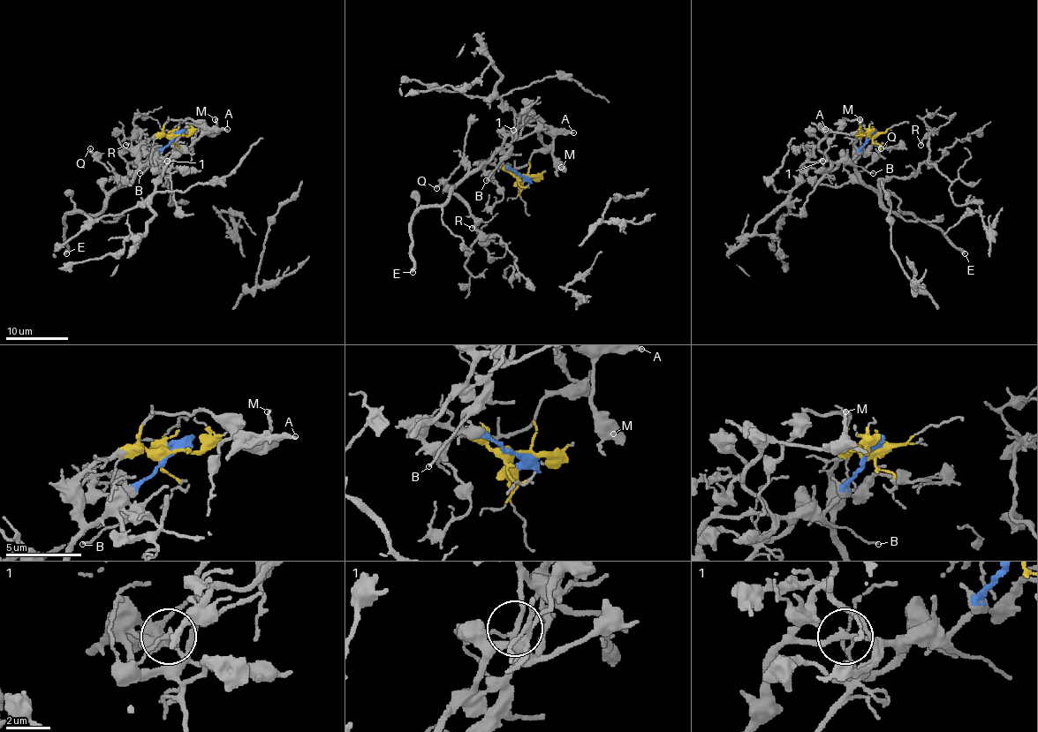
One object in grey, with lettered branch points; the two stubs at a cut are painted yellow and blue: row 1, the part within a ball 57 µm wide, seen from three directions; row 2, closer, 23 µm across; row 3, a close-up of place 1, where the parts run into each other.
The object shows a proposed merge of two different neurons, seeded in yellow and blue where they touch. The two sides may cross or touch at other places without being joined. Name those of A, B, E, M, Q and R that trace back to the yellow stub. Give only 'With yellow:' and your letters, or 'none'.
With yellow: E, Q, R

